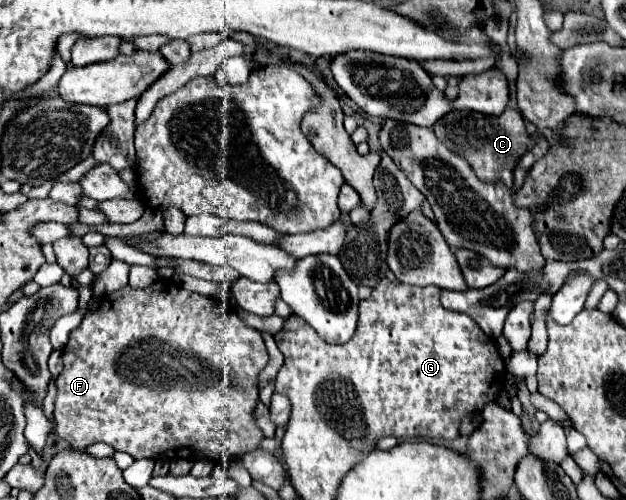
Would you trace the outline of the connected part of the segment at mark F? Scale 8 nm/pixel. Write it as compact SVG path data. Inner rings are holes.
M158 279L150 287L144 287L144 289L134 289L134 287L126 285L126 295L122 295L122 291L108 293L100 301L100 307L96 311L90 311L88 315L84 315L82 323L70 333L70 339L62 351L62 361L64 361L64 369L56 377L58 397L56 397L54 419L56 419L56 433L64 441L68 441L70 447L74 447L74 449L84 449L88 445L102 441L102 443L112 445L116 451L124 451L124 453L132 455L134 459L230 461L230 459L236 459L248 451L254 451L258 447L258 441L262 439L260 429L252 421L252 411L258 403L258 373L268 363L268 353L266 353L260 331L244 325L236 313L220 313L218 315L218 305L206 295L186 291L182 287L180 287L180 295L178 295L178 283L172 279ZM160 343L164 349L162 353L166 353L166 361L160 361ZM176 355L182 355L182 357L194 359L194 361L178 361Z

